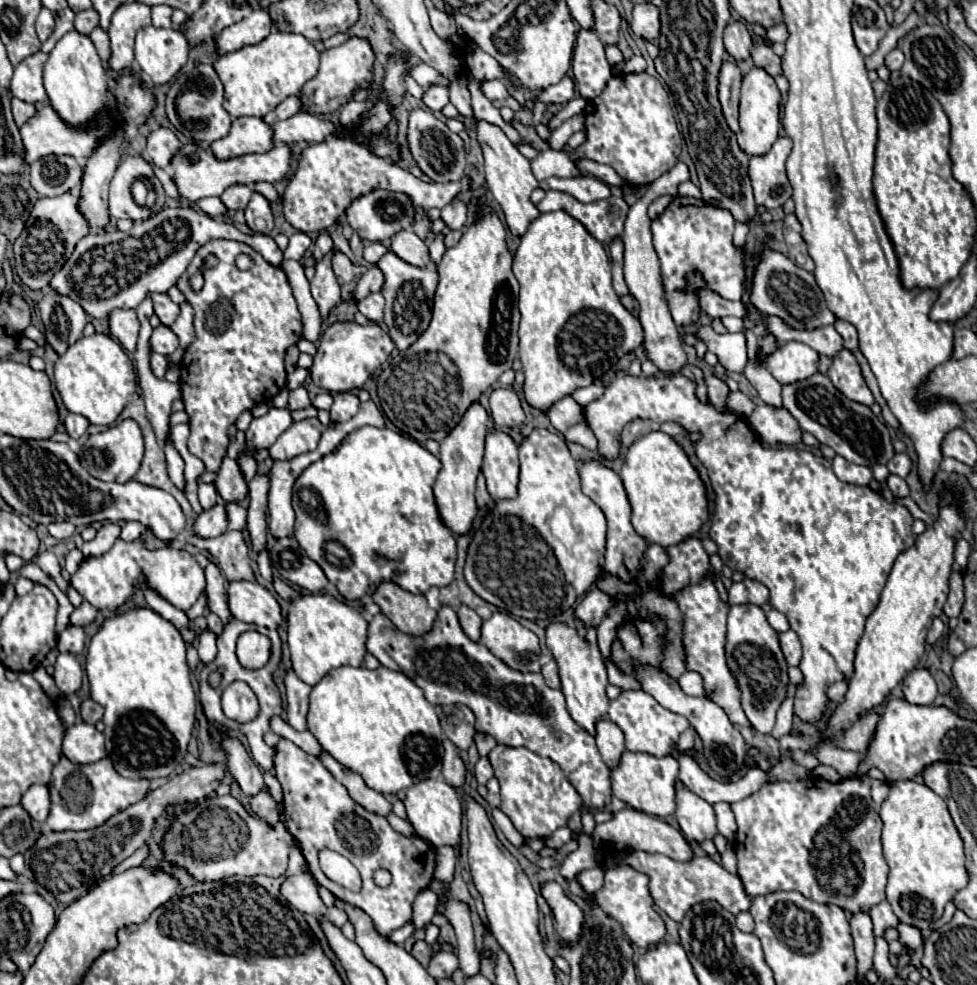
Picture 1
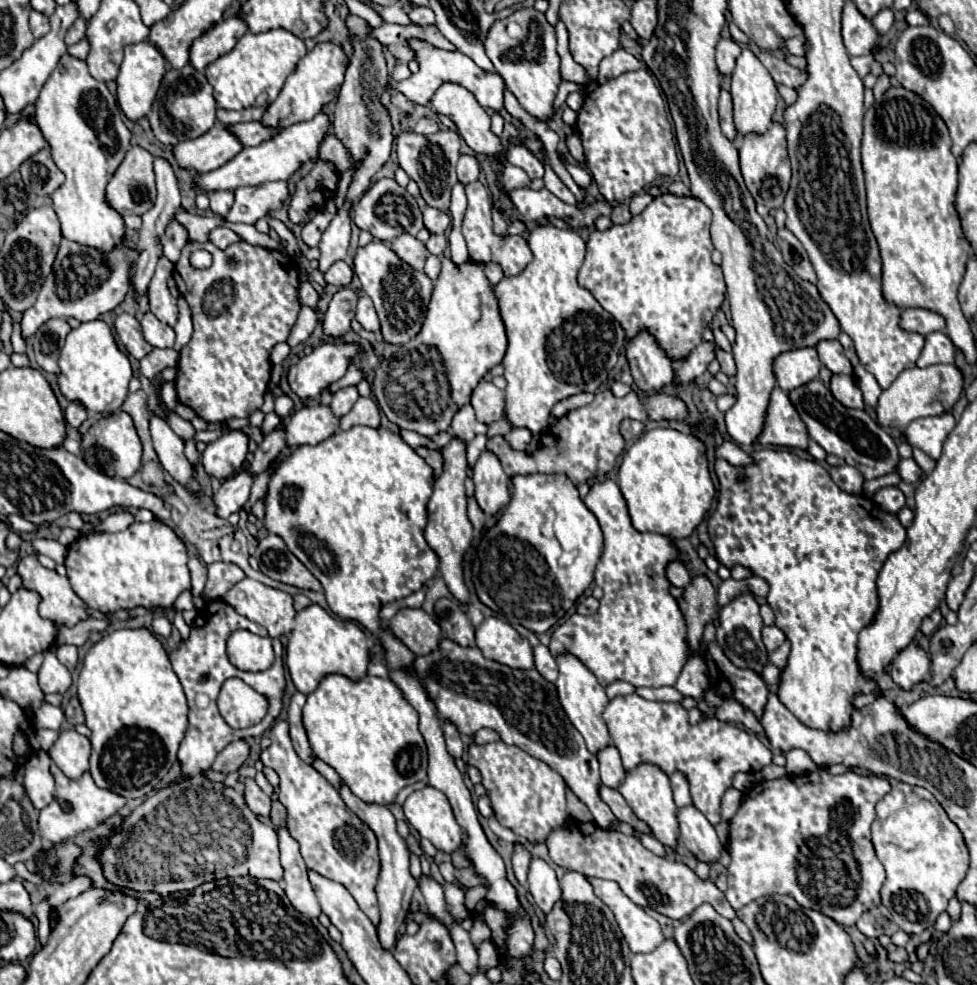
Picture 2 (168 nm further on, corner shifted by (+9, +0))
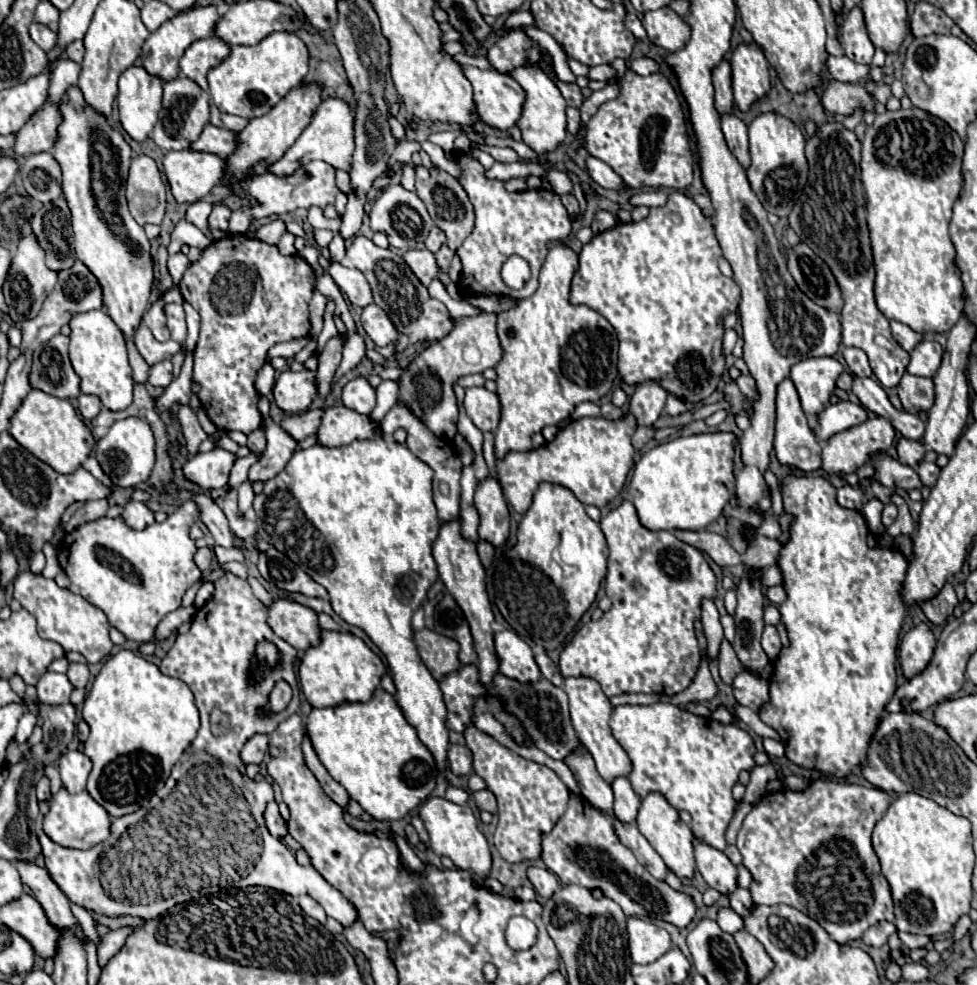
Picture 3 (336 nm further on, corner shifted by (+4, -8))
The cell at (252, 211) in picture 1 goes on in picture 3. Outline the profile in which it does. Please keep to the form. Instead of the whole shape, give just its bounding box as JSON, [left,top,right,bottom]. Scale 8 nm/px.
[230,161,338,233]

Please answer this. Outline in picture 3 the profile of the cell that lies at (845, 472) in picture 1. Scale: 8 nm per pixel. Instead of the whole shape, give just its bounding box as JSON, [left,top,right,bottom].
[836,485,862,511]

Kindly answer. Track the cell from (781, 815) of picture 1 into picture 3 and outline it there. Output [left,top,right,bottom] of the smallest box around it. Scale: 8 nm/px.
[736,779,894,943]

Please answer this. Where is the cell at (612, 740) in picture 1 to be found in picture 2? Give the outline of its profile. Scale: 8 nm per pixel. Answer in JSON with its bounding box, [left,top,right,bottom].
[597,745,625,787]

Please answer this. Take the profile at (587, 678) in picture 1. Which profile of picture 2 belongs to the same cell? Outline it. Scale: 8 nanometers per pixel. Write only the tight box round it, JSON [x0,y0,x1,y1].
[555,653,611,753]

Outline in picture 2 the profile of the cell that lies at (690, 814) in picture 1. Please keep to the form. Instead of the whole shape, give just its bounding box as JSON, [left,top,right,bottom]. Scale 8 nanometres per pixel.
[677,805,721,863]

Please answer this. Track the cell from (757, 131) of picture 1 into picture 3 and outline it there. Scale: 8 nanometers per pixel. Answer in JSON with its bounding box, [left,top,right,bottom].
[730,43,770,111]

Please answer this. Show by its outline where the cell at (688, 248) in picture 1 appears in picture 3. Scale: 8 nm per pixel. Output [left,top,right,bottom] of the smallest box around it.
[570,191,740,405]

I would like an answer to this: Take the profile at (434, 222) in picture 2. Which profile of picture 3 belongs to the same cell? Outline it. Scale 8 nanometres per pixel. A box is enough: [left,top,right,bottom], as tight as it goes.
[424,227,446,253]

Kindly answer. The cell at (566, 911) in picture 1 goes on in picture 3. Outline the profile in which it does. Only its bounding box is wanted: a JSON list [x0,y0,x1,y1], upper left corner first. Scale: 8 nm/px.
[526,867,558,899]

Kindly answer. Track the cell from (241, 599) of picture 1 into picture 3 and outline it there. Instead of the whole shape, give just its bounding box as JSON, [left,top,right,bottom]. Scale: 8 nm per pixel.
[268,599,318,651]

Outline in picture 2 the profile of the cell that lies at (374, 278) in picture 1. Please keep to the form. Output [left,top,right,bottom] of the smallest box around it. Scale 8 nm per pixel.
[323,287,361,339]

